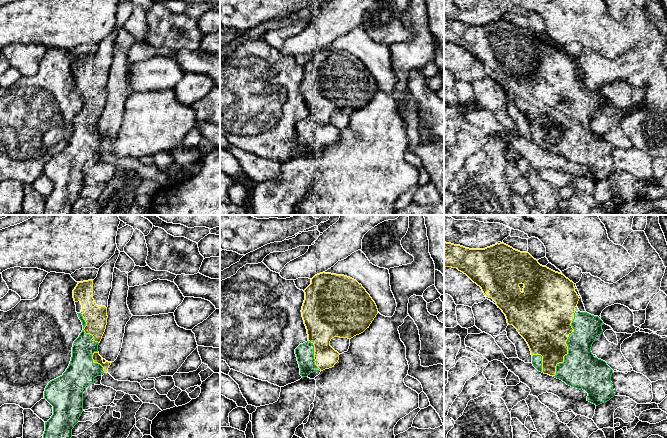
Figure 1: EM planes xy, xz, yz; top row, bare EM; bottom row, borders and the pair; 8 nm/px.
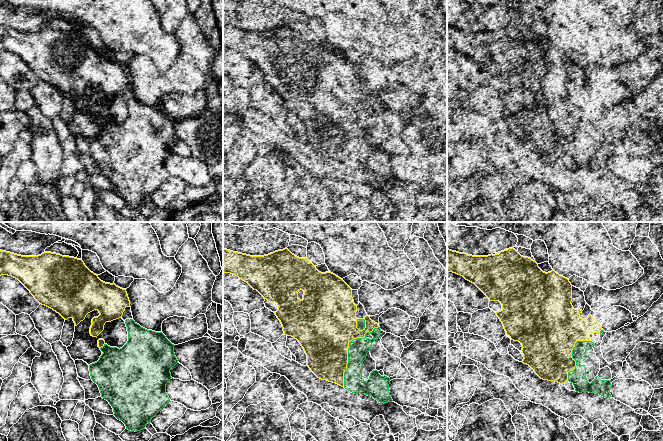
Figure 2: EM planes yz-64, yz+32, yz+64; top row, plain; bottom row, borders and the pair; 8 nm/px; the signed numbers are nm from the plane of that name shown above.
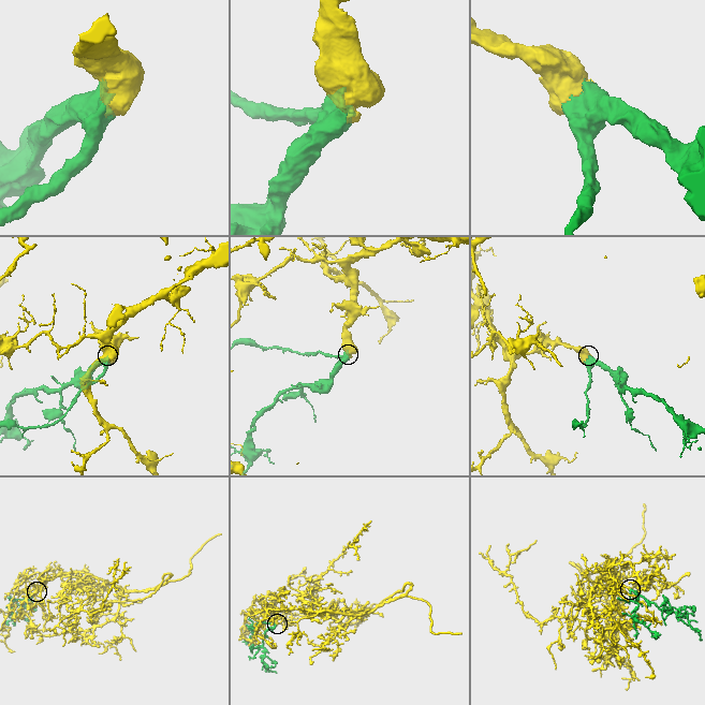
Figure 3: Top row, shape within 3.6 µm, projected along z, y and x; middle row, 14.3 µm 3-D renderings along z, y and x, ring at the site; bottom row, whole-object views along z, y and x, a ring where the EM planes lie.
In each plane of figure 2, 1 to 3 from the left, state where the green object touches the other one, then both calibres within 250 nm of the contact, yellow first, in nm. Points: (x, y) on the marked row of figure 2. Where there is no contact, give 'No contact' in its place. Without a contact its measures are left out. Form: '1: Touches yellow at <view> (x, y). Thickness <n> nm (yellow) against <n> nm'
1: Touches yellow at yz-64 (102, 346). Thickness 60 nm (yellow) against 380 nm
2: Touches yellow at yz+32 (347, 349). Thickness 460 nm (yellow) against 160 nm
3: Touches yellow at yz+64 (571, 355). Thickness 460 nm (yellow) against 130 nm

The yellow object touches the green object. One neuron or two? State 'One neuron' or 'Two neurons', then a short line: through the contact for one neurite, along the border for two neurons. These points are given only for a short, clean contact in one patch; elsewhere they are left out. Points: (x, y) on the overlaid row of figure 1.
One neuron

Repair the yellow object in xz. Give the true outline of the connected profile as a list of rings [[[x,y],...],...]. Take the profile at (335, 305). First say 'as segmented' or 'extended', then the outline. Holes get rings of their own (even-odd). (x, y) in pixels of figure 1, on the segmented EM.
extended; [[[324,272],[317,274],[304,292],[305,300],[301,312],[308,341],[295,349],[302,378],[310,373],[334,367],[340,354],[330,346],[331,339],[334,337],[351,339],[363,333],[378,314],[375,302],[362,285],[344,275]]]

